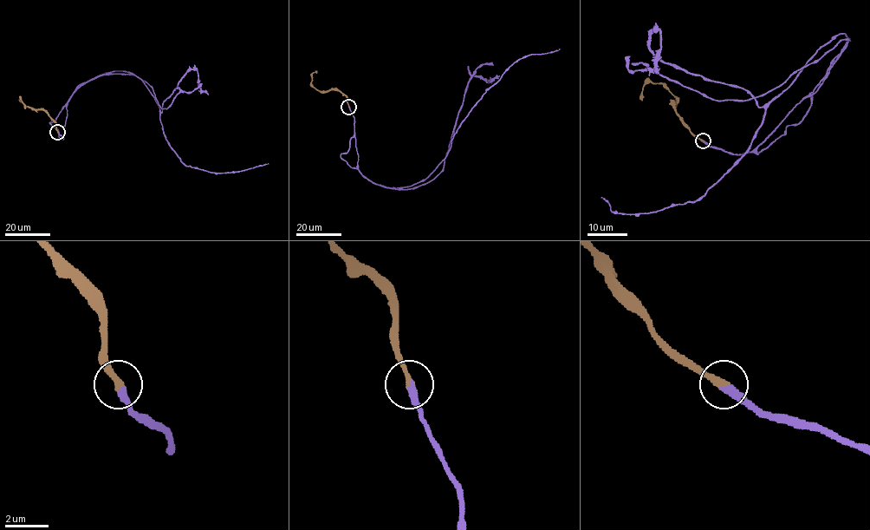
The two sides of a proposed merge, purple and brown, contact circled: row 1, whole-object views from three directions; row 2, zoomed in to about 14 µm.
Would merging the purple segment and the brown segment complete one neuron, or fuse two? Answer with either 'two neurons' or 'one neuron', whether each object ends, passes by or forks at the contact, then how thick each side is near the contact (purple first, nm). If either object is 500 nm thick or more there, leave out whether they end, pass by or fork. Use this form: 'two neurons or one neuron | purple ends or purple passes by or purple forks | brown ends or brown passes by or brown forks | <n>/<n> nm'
one neuron | purple ends | brown ends | 360/320 nm

